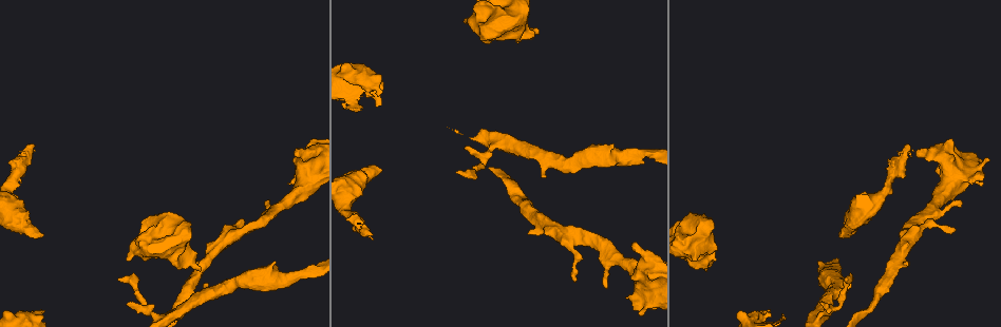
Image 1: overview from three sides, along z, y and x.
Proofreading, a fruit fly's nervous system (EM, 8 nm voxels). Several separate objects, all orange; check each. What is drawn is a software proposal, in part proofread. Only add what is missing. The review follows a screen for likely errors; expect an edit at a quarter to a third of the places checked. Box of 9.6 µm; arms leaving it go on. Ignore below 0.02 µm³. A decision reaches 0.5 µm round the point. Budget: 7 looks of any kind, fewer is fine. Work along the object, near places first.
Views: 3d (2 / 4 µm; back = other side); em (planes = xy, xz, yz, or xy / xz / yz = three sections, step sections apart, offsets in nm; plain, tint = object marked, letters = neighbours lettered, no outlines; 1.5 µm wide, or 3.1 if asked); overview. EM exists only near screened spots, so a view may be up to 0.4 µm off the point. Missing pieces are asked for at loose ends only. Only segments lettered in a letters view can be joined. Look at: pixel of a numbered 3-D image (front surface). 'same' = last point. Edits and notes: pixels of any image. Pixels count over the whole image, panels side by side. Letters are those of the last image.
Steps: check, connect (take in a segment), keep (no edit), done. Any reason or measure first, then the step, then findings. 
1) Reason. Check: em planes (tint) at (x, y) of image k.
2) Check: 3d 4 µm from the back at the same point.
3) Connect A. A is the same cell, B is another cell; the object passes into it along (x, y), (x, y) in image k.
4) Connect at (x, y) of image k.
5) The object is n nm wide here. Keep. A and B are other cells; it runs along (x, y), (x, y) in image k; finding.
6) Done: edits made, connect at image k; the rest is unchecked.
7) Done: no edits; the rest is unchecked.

Check: em planes (letters) at (267, 203) of image 1.

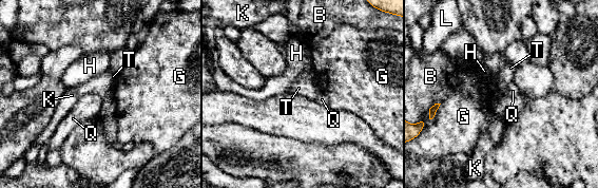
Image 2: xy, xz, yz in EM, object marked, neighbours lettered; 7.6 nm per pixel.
Keep. B, G, H, K, L, Q and T are other cells; none of them fits.

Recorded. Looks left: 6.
Branch stops here. Check: em planes (letters) at (843, 234) of image 1.

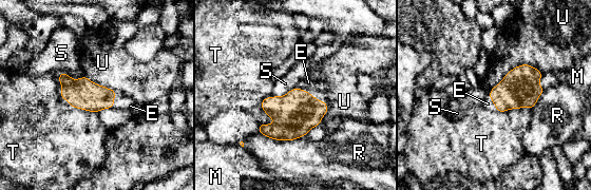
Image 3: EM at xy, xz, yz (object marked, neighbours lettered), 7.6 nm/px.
The object is 220 nm wide here; the longest contact is with U, 420 nm. Connect E. E is the same cell, M, R, S, T and U are other cells; it goes on there.

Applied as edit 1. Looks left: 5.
See it whole again. Check: overview.

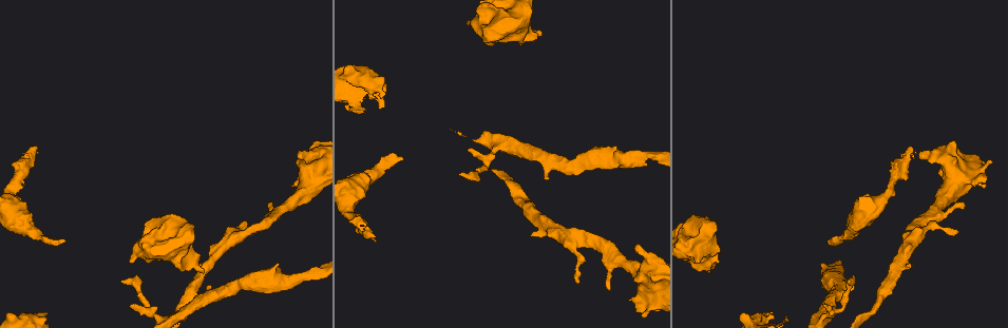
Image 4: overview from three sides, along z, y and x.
Branch stops here. Check: em yz step 4 (tint) at (824, 305) of image 4.

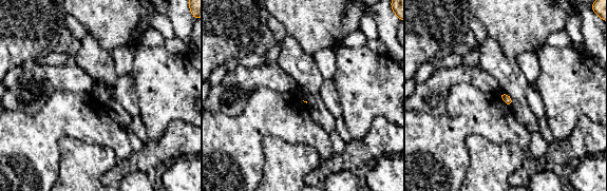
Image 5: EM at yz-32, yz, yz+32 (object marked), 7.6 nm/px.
Another direction. Check: em planes (letters) at the same point.

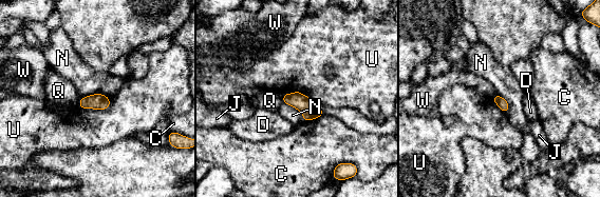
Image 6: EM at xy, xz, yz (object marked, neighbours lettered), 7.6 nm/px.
The longest contact is with U, 260 nm. Keep. C, D, J, N, Q, U and W are other cells; a border runs along (282, 101), (296, 107), (303, 120) in image 6; no lettered segment goes on from it.

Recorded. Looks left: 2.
Done: edits made, connect at image 3; the rest is unchecked.

